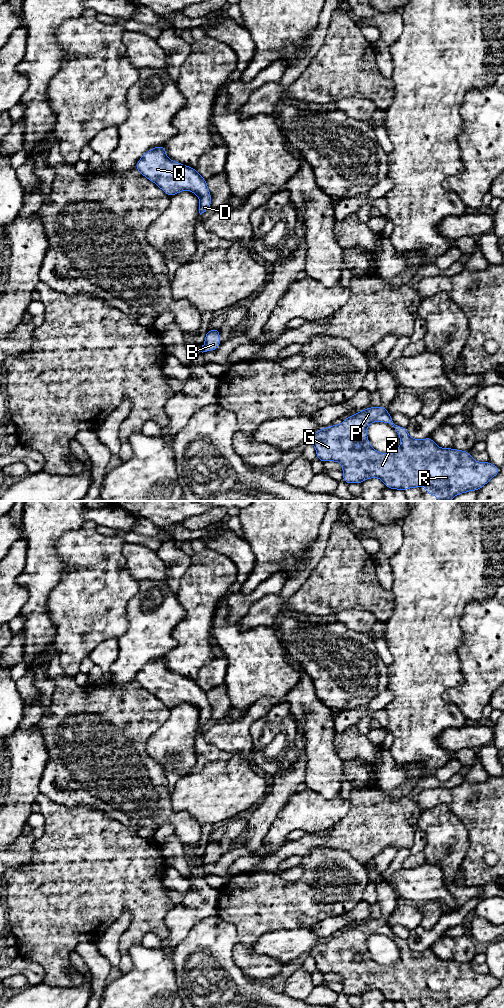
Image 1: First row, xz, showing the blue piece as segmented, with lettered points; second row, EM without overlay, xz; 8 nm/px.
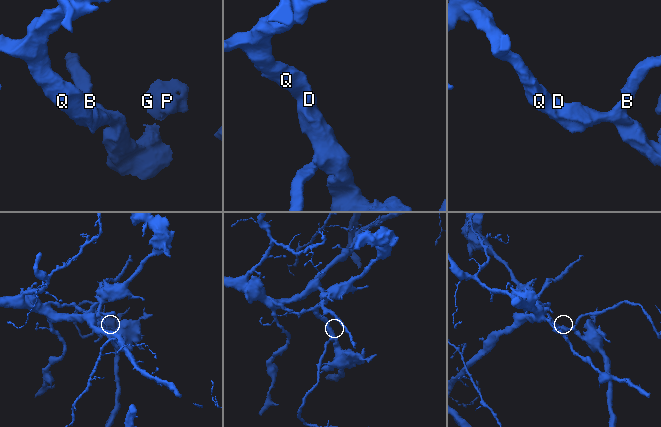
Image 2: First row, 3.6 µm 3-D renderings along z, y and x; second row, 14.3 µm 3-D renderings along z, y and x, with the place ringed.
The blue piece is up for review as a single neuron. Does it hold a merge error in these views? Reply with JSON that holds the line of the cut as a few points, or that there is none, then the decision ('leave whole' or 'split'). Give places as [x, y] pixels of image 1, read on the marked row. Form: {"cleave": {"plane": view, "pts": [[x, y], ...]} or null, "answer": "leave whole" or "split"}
{"cleave": null, "answer": "leave whole"}

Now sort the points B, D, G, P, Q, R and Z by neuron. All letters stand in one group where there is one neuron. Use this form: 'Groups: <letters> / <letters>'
Groups: B D G P Q R Z

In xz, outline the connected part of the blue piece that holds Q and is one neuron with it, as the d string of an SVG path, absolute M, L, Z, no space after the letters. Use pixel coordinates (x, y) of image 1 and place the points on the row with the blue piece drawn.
M164 145L148 150L138 160L135 169L169 197L184 190L196 194L200 201L200 215L211 207L212 197L206 179L196 169L168 158Z

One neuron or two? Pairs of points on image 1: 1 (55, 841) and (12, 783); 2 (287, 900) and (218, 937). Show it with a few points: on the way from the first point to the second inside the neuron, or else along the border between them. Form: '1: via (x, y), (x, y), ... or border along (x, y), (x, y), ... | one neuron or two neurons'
1: border along (40, 793), (35, 801) | two neurons
2: border along (217, 914), (235, 927), (236, 943), (233, 951) | two neurons

